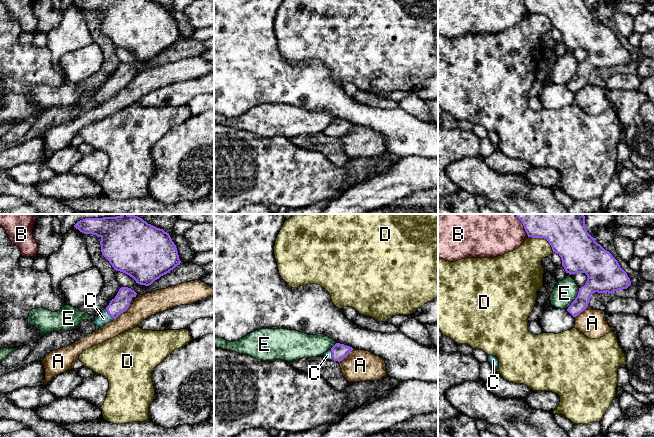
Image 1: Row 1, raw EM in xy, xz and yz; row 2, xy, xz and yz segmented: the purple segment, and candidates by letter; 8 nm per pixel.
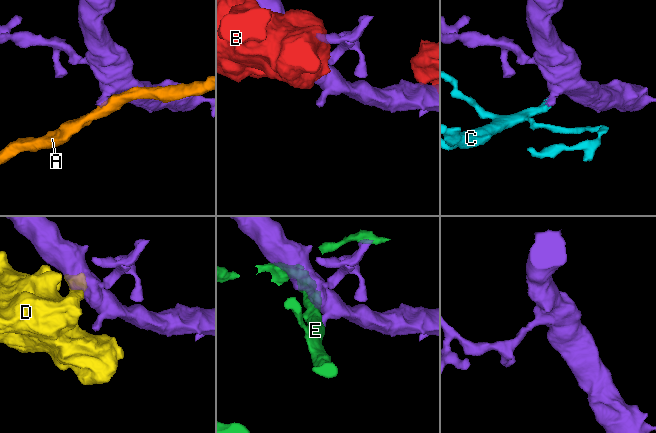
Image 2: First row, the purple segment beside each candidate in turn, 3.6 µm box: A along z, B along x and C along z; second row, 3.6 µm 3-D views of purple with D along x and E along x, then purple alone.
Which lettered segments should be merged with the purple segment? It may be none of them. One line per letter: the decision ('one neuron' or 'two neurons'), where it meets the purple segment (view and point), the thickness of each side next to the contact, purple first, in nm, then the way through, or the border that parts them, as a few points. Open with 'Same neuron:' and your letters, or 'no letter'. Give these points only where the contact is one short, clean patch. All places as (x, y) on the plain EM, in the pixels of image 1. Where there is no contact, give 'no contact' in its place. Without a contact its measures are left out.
Same neuron: C
A: two neurons; meets purple in xy at (122, 88); 140 nm thick on the purple side, 190 nm on the other; border along xy (130, 80), (114, 95)
B: two neurons; meets purple in yz at (525, 6); 170 nm thick on the purple side, 260 nm on the other
C: one neuron; meets purple in xy at (107, 87); 140 nm thick on the purple side, 100 nm on the other
D: two neurons; meets purple in yz at (543, 13); 300 nm thick on the purple side, 260 nm on the other
E: two neurons; meets purple in yz at (575, 75); 190 nm thick on the purple side, 190 nm on the other

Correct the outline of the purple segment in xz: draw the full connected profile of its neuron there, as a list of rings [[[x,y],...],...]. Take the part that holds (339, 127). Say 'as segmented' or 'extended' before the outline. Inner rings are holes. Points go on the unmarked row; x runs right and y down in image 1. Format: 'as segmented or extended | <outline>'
extended | [[[336,119],[330,126],[324,129],[323,133],[327,136],[342,137],[353,126],[352,123]]]

